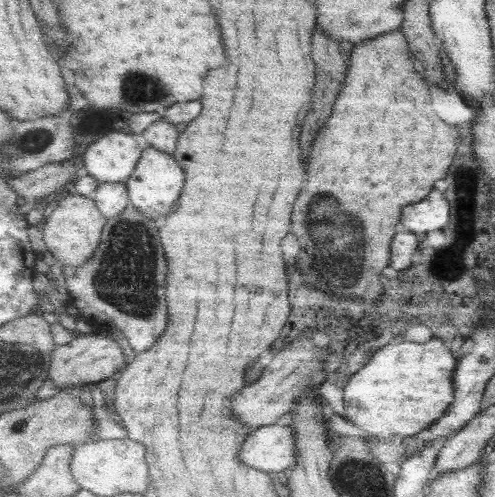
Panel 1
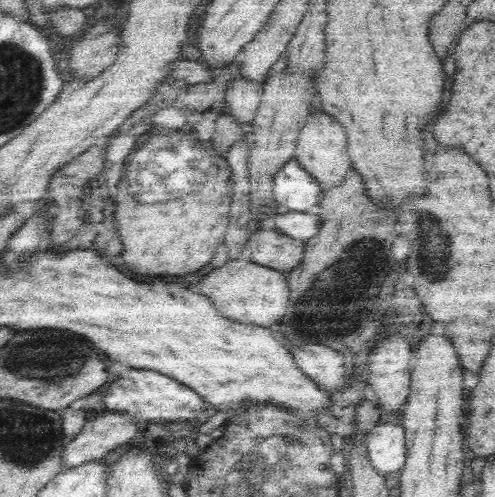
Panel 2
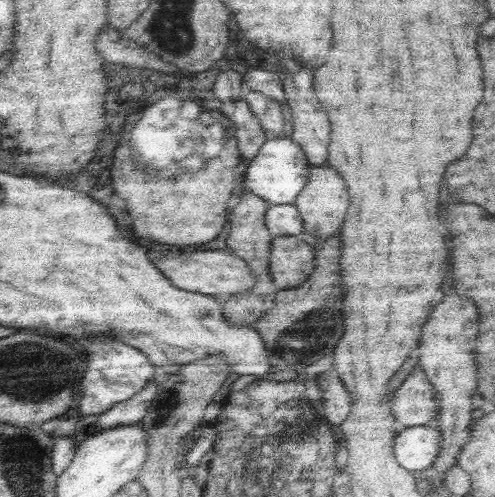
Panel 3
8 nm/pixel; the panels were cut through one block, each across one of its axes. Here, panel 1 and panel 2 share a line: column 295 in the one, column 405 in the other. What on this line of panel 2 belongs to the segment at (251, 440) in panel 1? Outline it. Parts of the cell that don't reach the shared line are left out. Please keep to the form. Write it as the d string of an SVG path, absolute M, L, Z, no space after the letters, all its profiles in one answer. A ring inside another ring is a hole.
M380 424L368 430L362 440L370 464L380 476L400 472L406 460L404 448L404 428L396 424Z

